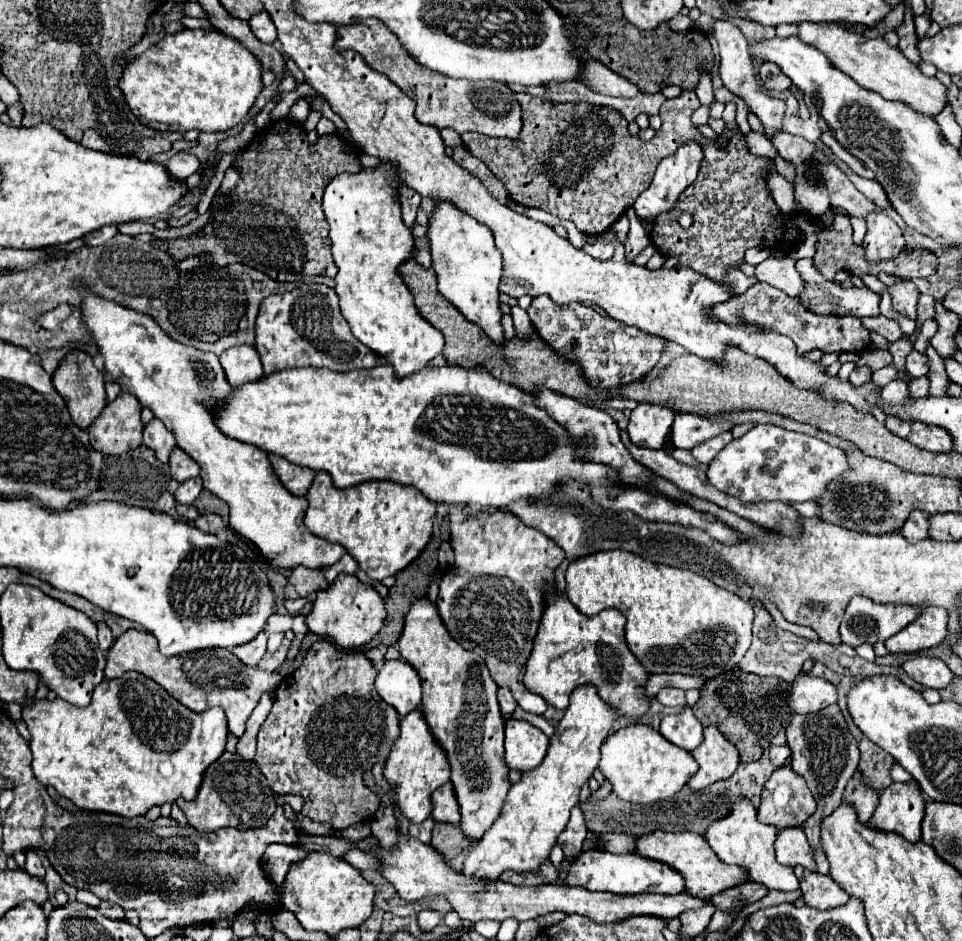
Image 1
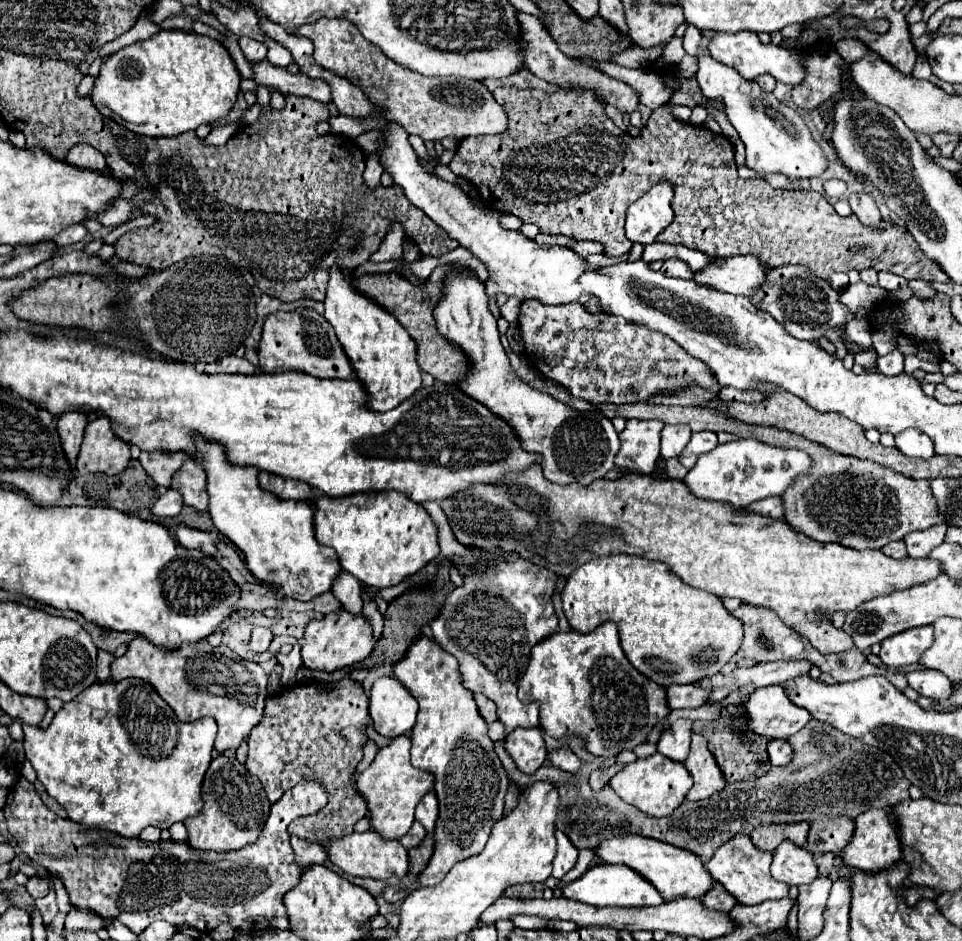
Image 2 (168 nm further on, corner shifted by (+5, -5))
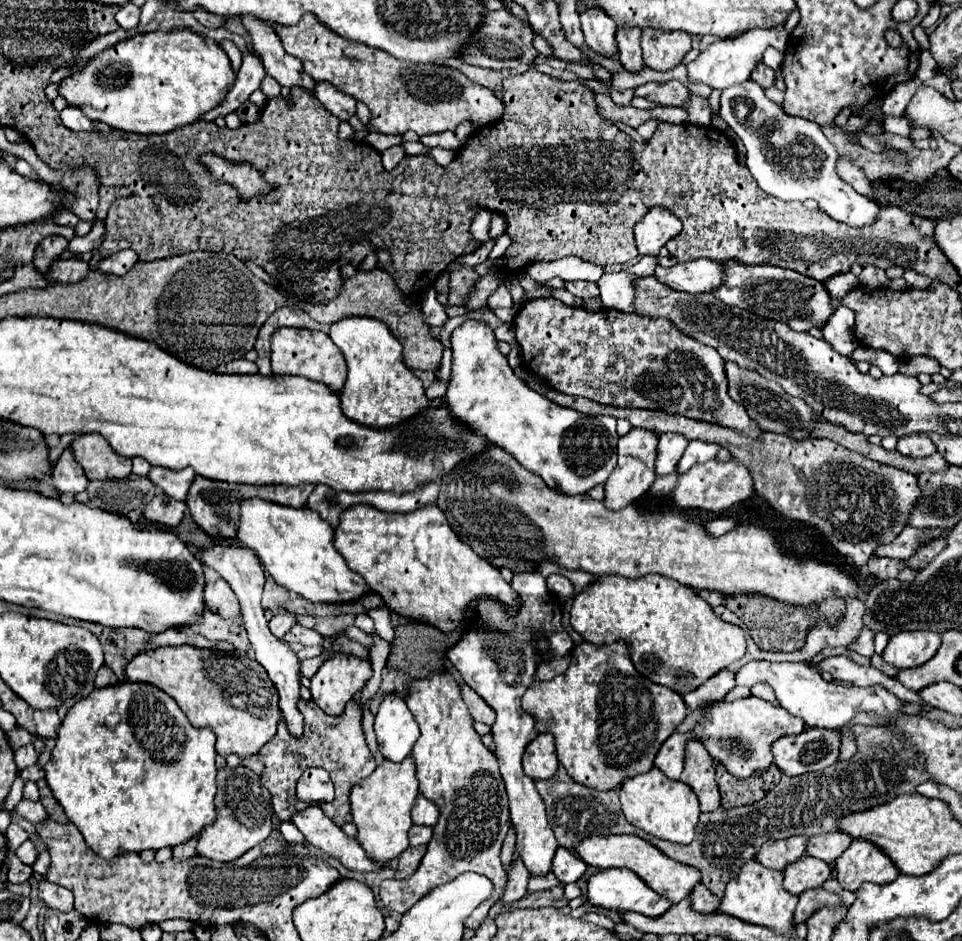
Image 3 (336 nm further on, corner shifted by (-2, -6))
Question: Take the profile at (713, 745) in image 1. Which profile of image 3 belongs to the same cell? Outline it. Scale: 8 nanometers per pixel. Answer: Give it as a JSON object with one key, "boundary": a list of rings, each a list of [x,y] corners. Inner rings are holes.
{"boundary":[[[695,738],[687,744],[685,770],[679,780],[695,790],[701,802],[701,812],[711,812],[721,806],[719,786],[715,782],[715,764],[711,762],[711,754],[707,752],[707,748],[703,748],[703,742]]]}

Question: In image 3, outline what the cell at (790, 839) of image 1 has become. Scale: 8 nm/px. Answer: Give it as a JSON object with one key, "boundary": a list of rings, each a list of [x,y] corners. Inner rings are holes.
{"boundary":[[[801,856],[797,862],[791,862],[785,870],[785,880],[783,886],[791,892],[791,894],[801,894],[809,888],[819,888],[829,876],[831,876],[831,868],[827,862],[823,860],[815,860],[813,856]]]}

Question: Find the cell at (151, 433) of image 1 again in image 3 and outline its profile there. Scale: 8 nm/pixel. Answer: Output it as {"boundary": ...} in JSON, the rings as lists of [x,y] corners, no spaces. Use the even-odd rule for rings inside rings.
{"boundary":[[[151,466],[149,470],[149,480],[175,500],[185,500],[193,478],[195,478],[193,468],[185,468],[177,472],[177,470],[161,468],[161,466]]]}

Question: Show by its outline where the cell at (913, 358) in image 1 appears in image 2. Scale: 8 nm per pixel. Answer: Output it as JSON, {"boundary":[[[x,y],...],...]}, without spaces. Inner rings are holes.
{"boundary":[[[892,349],[888,355],[878,357],[878,371],[884,375],[900,375],[904,371],[904,355]]]}

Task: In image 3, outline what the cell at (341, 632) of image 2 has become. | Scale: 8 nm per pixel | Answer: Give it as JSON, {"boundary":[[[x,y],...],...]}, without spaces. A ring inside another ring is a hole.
{"boundary":[[[333,652],[311,678],[311,696],[321,710],[341,714],[345,704],[371,678],[371,662],[345,652]]]}

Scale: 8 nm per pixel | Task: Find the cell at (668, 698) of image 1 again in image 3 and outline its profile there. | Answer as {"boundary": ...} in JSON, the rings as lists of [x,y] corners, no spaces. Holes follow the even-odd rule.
{"boundary":[[[723,670],[717,676],[711,676],[711,680],[707,680],[707,684],[701,684],[699,688],[695,688],[695,692],[689,692],[687,696],[683,696],[687,708],[697,710],[707,700],[715,700],[715,702],[721,700],[735,686],[733,678],[735,678],[735,674],[729,670]]]}

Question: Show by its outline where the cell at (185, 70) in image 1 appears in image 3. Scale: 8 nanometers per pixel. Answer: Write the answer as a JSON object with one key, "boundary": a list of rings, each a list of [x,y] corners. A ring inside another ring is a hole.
{"boundary":[[[157,30],[123,40],[97,54],[81,72],[63,80],[59,94],[71,106],[81,108],[89,120],[99,120],[123,132],[167,134],[217,108],[233,82],[231,62],[215,40],[191,30]]]}

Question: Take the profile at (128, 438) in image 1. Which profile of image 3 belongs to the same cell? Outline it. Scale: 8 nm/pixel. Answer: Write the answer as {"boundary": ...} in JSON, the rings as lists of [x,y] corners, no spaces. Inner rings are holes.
{"boundary":[[[81,434],[71,446],[89,480],[127,478],[131,474],[131,458],[119,456],[99,434]]]}

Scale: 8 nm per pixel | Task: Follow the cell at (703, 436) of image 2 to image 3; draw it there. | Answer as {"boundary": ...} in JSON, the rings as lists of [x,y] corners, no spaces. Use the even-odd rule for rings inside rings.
{"boundary":[[[691,440],[687,450],[685,450],[685,454],[683,454],[683,458],[677,464],[677,470],[687,472],[693,464],[707,462],[707,460],[715,458],[719,448],[721,448],[719,444],[711,444],[711,442],[703,442],[703,440]]]}

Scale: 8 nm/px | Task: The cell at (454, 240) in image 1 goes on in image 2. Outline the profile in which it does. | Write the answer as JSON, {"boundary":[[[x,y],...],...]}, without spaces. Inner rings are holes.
{"boundary":[[[464,269],[462,273],[450,271],[444,283],[444,293],[446,295],[436,305],[436,323],[440,335],[466,355],[468,373],[464,375],[460,389],[504,419],[524,451],[540,455],[540,467],[546,479],[562,485],[578,483],[584,487],[602,479],[614,467],[614,457],[620,445],[612,421],[596,411],[574,411],[552,399],[548,393],[532,389],[512,371],[500,343],[496,319],[488,309],[484,283],[472,269]]]}

